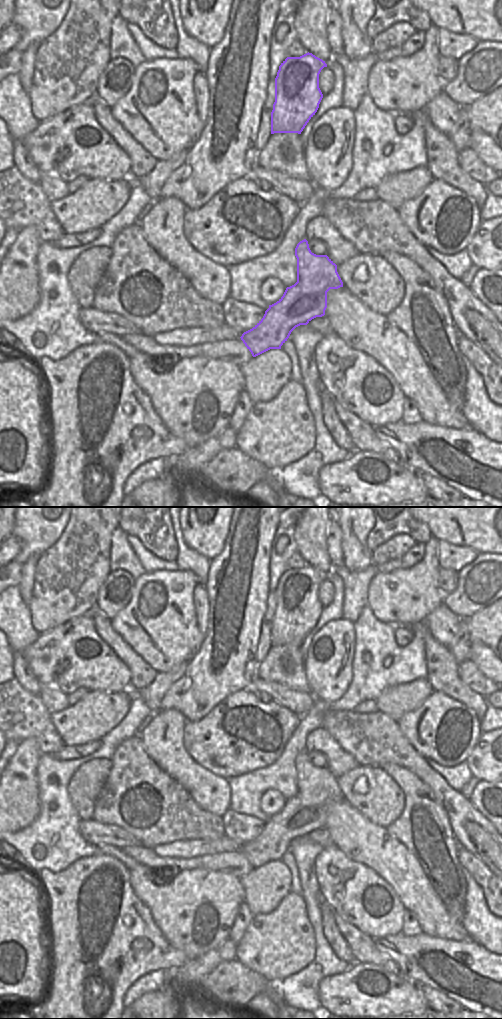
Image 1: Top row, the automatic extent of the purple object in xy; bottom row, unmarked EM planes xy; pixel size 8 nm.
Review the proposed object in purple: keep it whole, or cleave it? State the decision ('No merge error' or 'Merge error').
No merge error

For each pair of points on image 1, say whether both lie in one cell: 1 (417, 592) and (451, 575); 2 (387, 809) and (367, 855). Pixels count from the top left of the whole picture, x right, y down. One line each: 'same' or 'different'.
1: different
2: different

